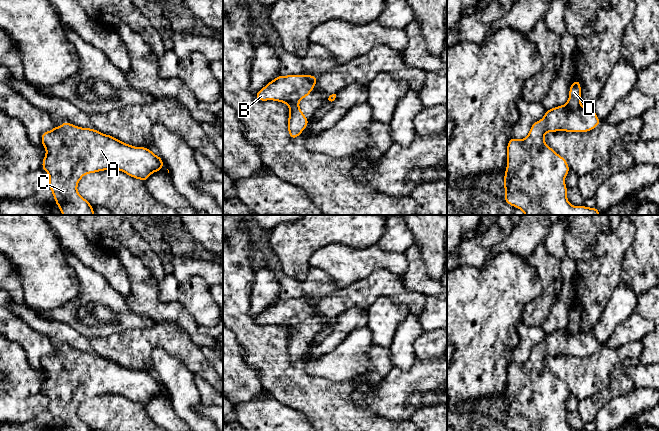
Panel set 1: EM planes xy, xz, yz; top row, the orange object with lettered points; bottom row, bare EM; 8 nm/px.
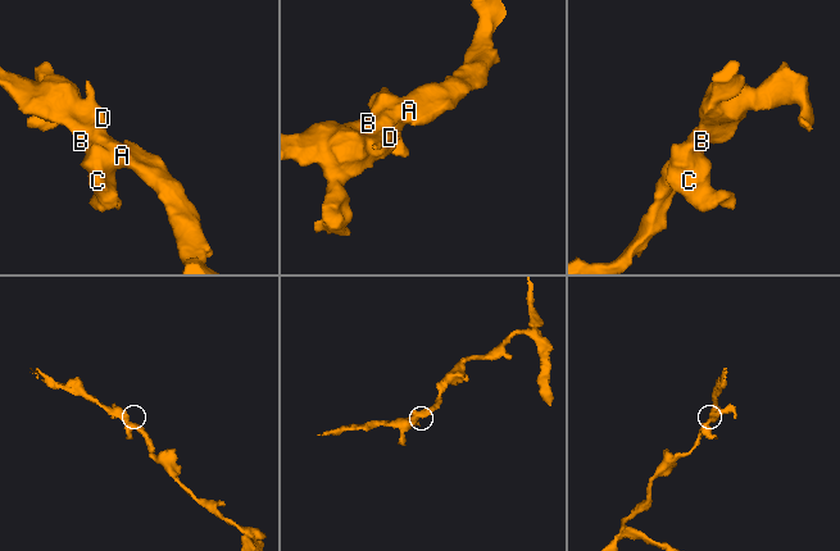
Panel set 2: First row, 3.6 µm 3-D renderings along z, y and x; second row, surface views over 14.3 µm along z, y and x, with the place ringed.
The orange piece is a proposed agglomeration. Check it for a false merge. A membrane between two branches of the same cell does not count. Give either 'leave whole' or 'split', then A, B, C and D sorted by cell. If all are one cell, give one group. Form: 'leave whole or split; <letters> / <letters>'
leave whole; A B C D

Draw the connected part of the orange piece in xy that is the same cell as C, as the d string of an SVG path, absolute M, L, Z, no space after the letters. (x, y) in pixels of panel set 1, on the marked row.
M69 122L43 132L41 142L46 149L42 169L49 174L48 186L63 215L94 215L94 207L77 191L78 183L85 174L119 170L146 182L152 173L162 170L164 165L161 157L147 147L135 147L96 129L78 127Z

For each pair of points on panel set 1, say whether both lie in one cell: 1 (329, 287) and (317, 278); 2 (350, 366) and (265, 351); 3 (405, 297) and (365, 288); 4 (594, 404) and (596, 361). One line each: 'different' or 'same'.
1: same
2: different
3: same
4: different

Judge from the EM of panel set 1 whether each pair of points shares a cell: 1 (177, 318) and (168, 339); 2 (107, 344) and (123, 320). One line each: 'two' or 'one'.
1: two
2: two

